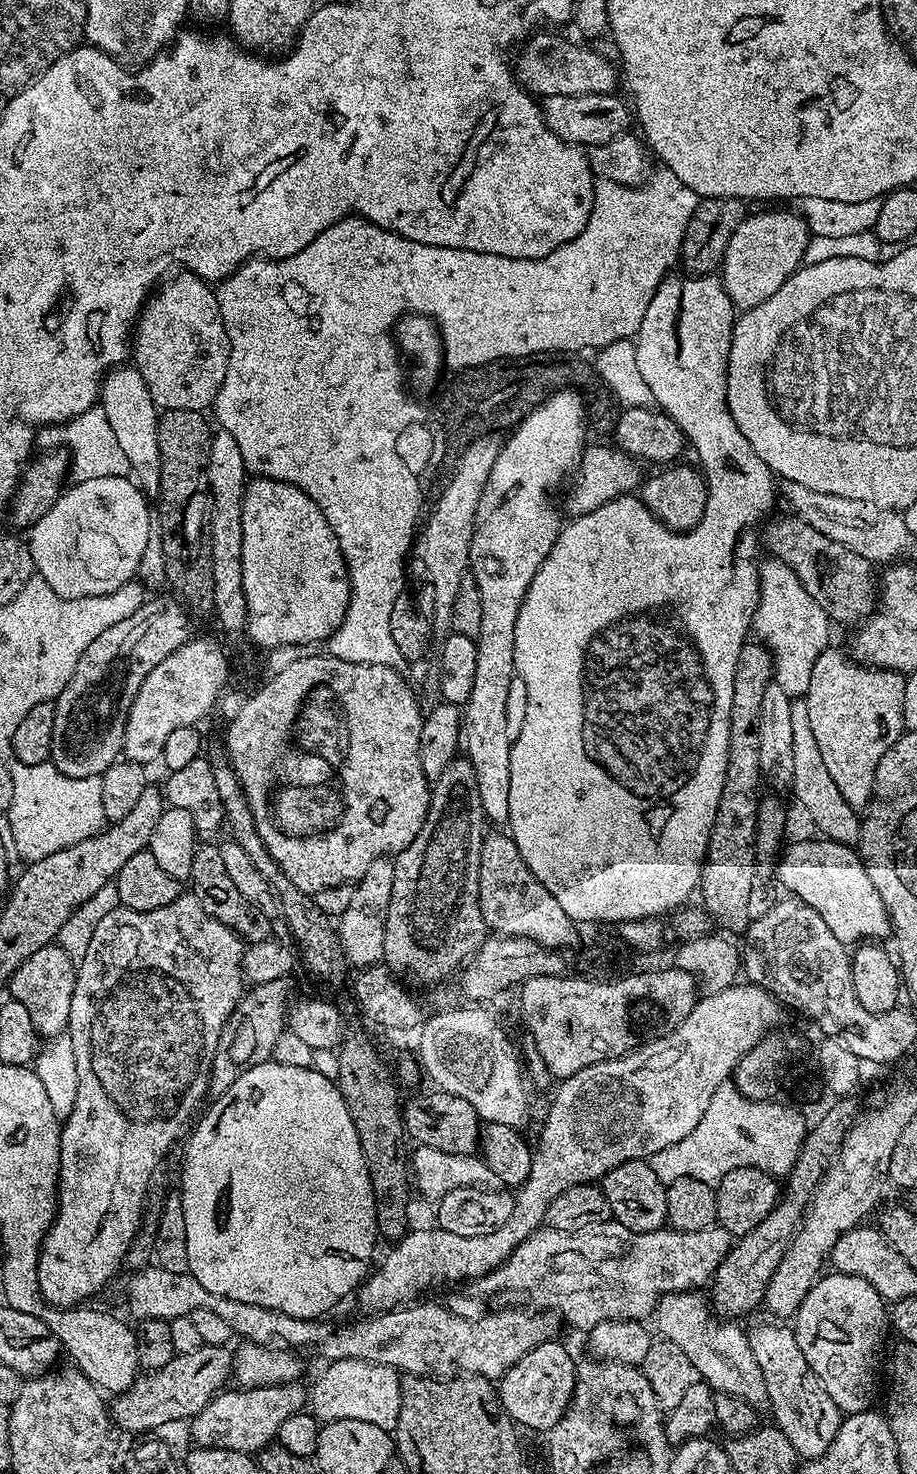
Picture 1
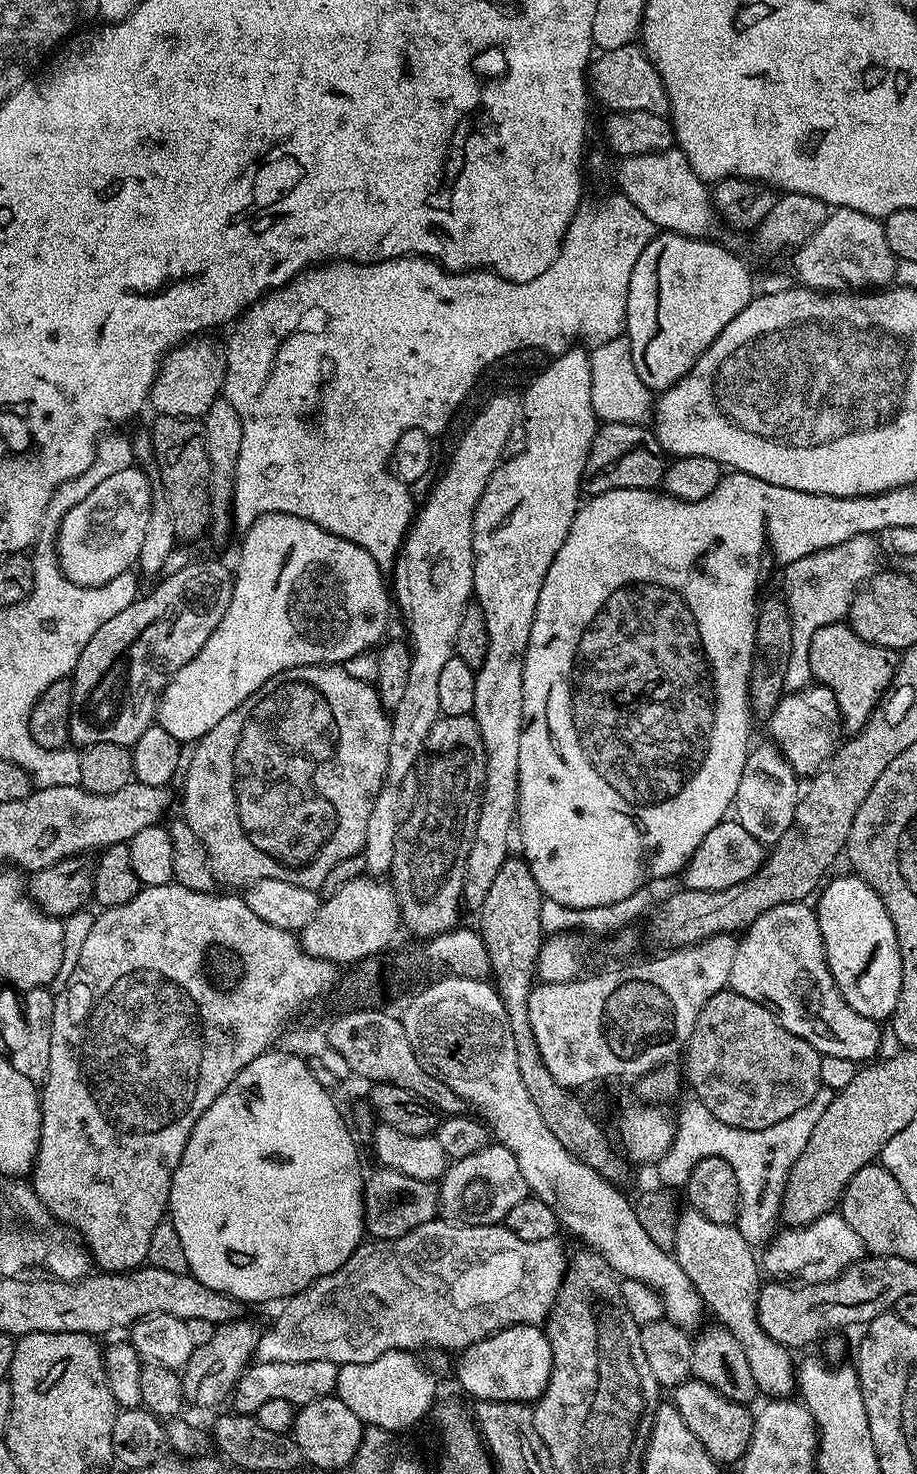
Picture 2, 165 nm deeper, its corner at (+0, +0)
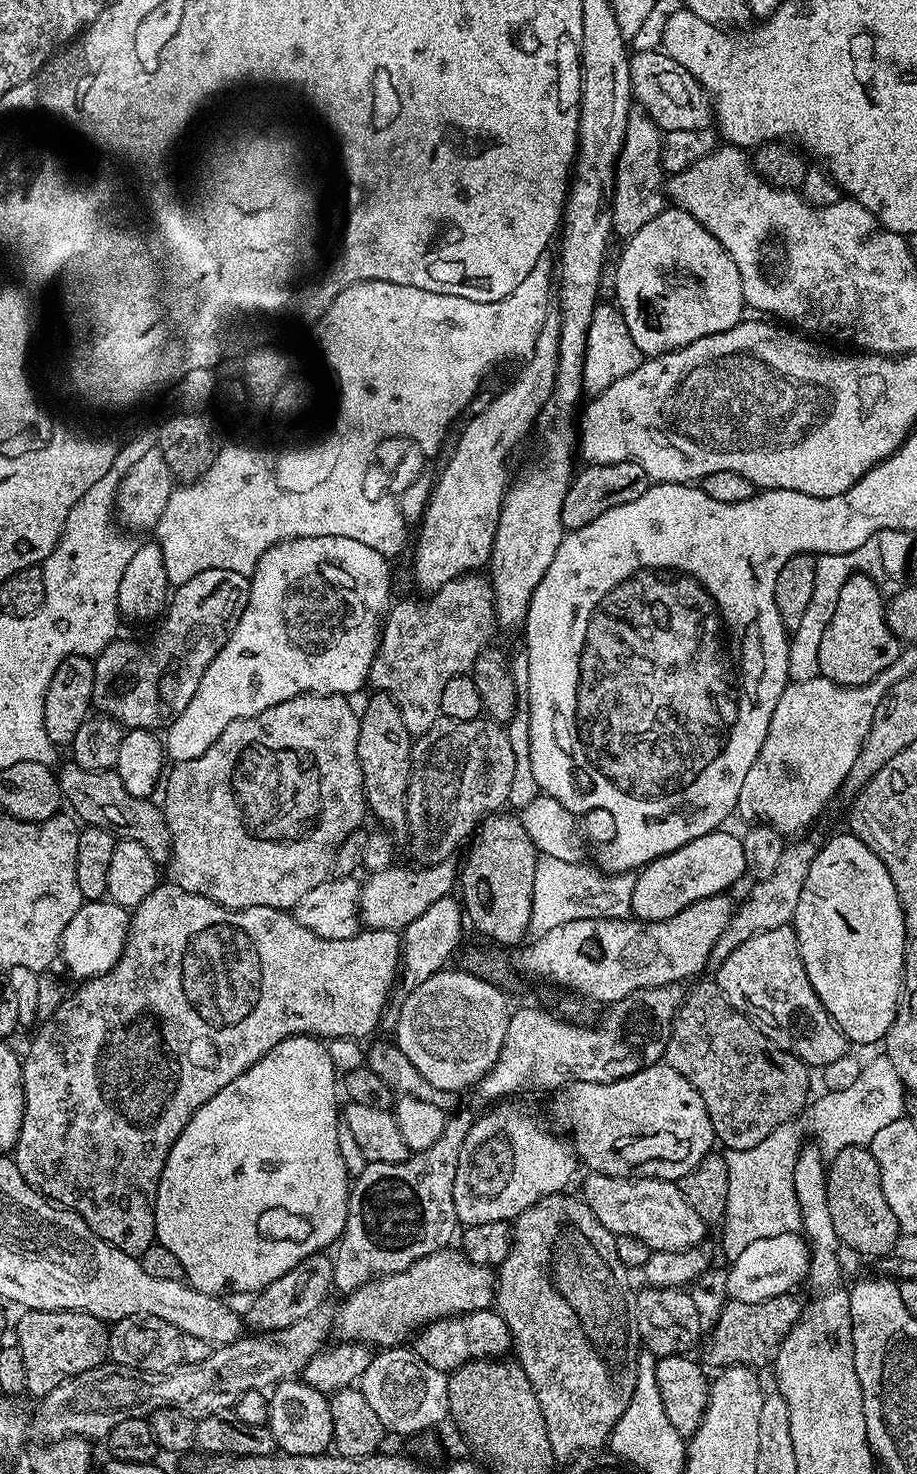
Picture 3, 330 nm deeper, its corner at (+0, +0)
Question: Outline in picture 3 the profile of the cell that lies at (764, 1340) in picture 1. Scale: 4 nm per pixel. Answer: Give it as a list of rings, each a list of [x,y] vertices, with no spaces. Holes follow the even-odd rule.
[[[601,1172],[585,1175],[584,1193],[582,1199],[590,1206],[594,1218],[606,1226],[613,1236],[636,1236],[652,1252],[681,1252],[687,1248],[695,1248],[704,1236],[706,1222],[698,1218],[698,1214],[686,1202],[679,1187],[670,1180],[658,1180],[655,1176],[638,1176],[625,1178],[622,1176],[607,1176]]]

